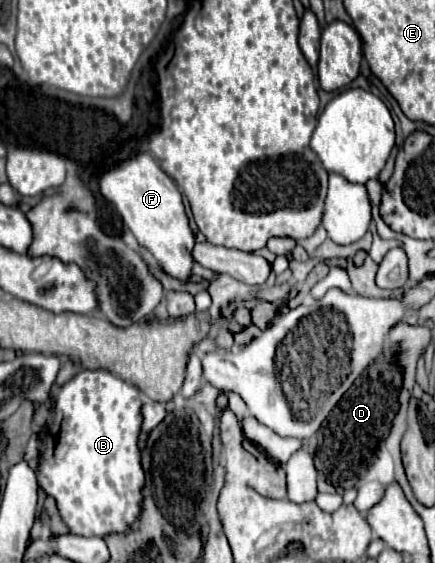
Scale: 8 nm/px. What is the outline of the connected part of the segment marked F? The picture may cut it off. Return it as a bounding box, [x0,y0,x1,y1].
[101,152,195,282]

